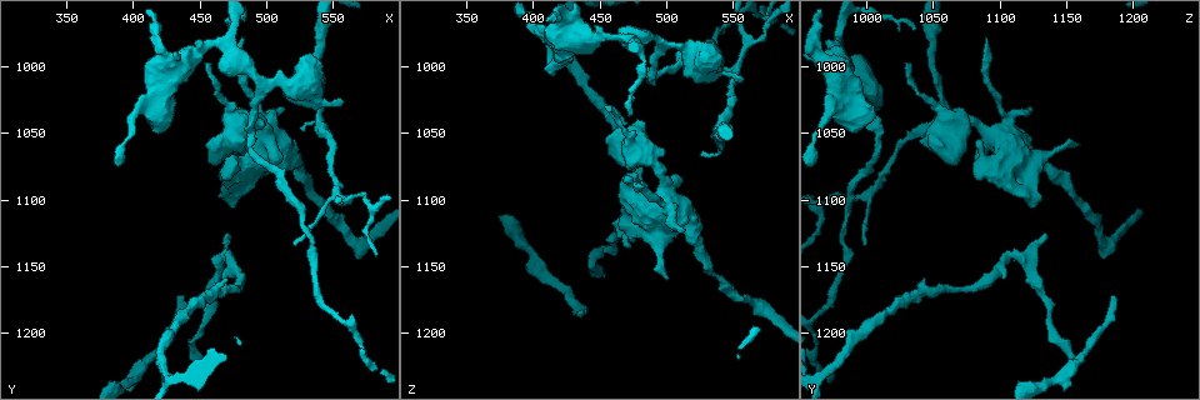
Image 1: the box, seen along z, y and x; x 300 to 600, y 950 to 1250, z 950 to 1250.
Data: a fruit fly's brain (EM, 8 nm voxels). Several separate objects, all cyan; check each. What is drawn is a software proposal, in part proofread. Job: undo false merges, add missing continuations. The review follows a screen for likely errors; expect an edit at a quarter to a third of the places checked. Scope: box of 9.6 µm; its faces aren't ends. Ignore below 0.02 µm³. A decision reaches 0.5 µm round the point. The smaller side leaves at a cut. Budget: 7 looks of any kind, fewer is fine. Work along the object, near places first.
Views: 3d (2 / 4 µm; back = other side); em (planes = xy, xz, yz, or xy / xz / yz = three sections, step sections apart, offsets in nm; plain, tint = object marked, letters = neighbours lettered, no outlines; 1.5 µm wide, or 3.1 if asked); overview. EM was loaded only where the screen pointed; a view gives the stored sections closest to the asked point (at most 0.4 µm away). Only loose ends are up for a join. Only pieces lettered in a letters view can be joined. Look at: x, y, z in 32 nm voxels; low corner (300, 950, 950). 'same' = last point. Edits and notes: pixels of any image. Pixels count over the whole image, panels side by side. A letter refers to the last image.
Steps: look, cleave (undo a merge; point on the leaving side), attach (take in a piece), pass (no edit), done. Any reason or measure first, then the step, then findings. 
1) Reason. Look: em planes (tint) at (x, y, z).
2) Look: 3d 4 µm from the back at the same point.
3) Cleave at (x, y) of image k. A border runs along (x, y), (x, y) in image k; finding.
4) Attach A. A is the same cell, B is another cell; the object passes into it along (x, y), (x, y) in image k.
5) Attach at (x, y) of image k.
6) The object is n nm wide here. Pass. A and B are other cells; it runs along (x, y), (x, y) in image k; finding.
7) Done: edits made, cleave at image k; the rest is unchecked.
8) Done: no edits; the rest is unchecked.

End of a long branch. Look: 3d 4 µm at (438, 1172, 1182).

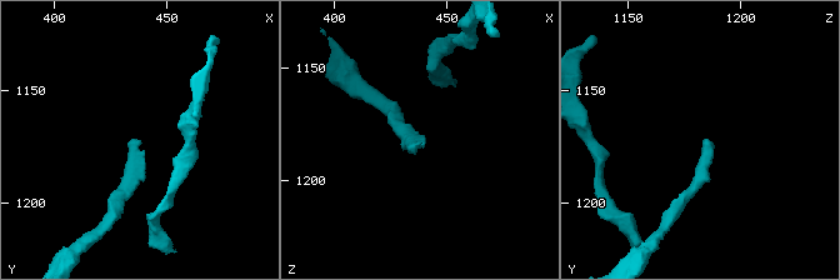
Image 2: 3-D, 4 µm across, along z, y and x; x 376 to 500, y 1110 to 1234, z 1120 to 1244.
Look: em planes (plain) at (438, 1174, 1183).

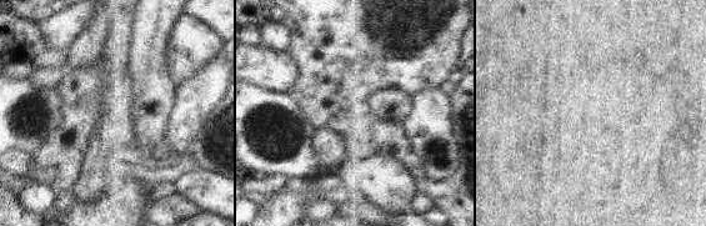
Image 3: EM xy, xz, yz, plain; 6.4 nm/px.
Look: em planes (letters) at the same point.

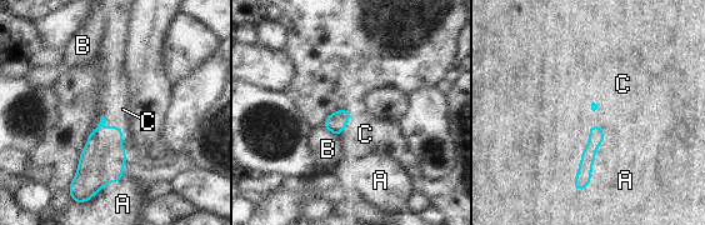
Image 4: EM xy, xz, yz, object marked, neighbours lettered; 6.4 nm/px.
Pass. A, B and C are other cells; a border runs along (353, 111), (346, 126), (339, 135) in image 4; no lettered piece goes on from it.

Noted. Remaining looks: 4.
Two arms in line, one across. Look: 3d 4 µm at (562, 1100, 982).

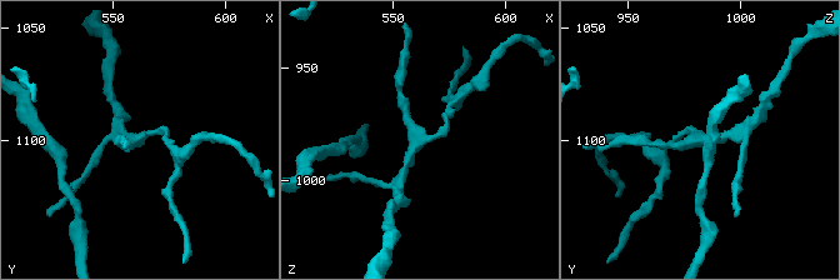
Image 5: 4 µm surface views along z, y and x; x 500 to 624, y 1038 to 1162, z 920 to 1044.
3 arms meet here; shape alone is not enough. Look: em planes (letters) at (563, 1099, 982).

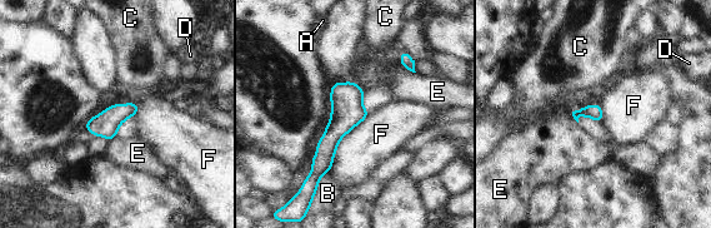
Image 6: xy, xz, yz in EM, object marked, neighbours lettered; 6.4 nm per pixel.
Pass. A, B, C, D, E and F are other cells; it runs along (351, 84), (348, 112), (316, 176) in image 6; continuous, no second neuron.

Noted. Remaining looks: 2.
Done: no edits; the rest is unchecked.

